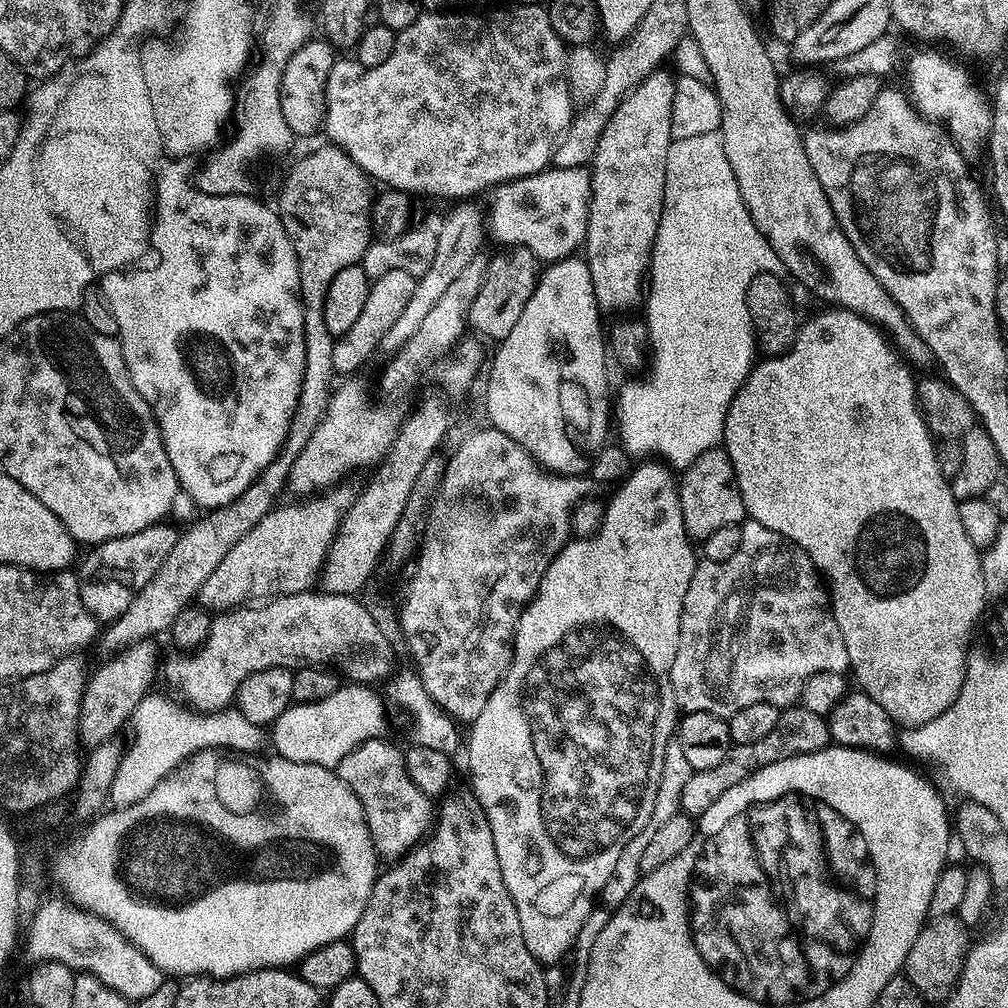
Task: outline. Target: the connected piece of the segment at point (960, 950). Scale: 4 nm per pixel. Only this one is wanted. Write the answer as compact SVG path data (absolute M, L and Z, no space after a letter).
M955 915L929 919L918 934L918 938L914 938L914 946L910 946L910 954L906 954L902 972L925 1001L944 1002L951 996L964 969L964 959L968 956L970 947L968 936L970 929Z

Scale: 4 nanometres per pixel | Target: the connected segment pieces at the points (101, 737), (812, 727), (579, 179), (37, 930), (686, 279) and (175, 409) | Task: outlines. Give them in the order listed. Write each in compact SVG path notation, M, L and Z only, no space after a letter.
M139 640L138 643L132 644L131 647L107 659L104 662L106 664L102 665L93 676L91 673L91 676L87 679L84 685L84 693L82 694L82 702L80 703L80 721L76 731L79 743L83 747L85 744L85 749L91 750L109 743L115 737L112 735L123 724L125 727L131 721L134 710L140 705L142 698L149 695L150 688L148 686L158 670L158 664L156 668L156 648L154 645L155 643L152 640Z
M789 706L781 711L777 725L764 738L758 742L746 745L733 744L732 748L718 762L718 766L710 766L710 770L698 770L686 781L686 786L682 786L682 798L680 799L680 812L689 818L698 818L730 790L730 786L738 786L750 774L762 770L762 766L774 766L774 762L782 762L786 758L794 758L802 754L814 754L818 750L829 747L830 737L828 734L827 719L810 710L799 706Z
M549 166L538 174L508 180L491 189L486 228L500 246L528 248L541 262L566 260L581 247L588 225L592 177L587 167Z
M68 898L45 899L38 914L34 914L34 922L26 929L26 936L33 961L57 960L74 970L94 974L94 978L106 982L110 990L118 990L118 994L133 1002L146 998L146 994L154 994L166 978L144 951L131 944L114 925Z
M719 131L695 135L692 138L682 138L681 140L673 140L670 150L666 154L666 190L664 191L664 209L662 210L662 218L660 219L660 225L658 226L658 234L656 235L656 241L652 247L652 263L650 265L650 283L646 288L646 304L648 300L648 316L646 315L646 323L648 325L648 338L646 341L647 347L650 349L650 359L647 361L646 369L648 373L645 374L641 380L628 380L620 388L620 393L615 393L614 396L614 428L620 431L620 437L618 437L618 443L620 447L625 448L628 451L629 456L633 458L644 458L649 454L655 454L663 461L666 461L673 469L683 470L689 468L698 458L698 454L706 454L706 450L717 447L723 441L724 438L724 423L726 422L726 414L728 413L728 407L730 402L738 394L738 390L744 381L748 379L748 373L752 371L754 367L754 361L758 356L758 345L756 343L756 331L752 328L752 319L750 318L750 310L748 309L748 303L746 302L746 292L748 287L754 278L760 274L774 274L778 277L785 275L784 264L780 261L780 255L775 252L770 246L770 242L763 234L758 230L758 226L754 222L754 218L750 218L750 210L746 206L746 202L742 198L742 194L738 190L738 182L734 178L734 170L730 170L730 158L726 158L726 150L724 149L724 140L720 137Z
M201 192L194 198L192 204L192 214L194 216L184 216L178 212L184 212L182 206L174 208L172 212L176 216L170 216L178 220L178 232L176 232L176 240L150 240L150 250L152 250L152 266L149 272L132 272L133 270L117 270L115 272L106 272L99 277L98 287L106 294L106 299L110 302L110 310L114 310L114 318L118 318L118 330L120 335L120 349L126 358L126 366L130 370L130 378L134 382L134 386L138 390L138 394L142 394L142 398L146 398L146 402L152 407L152 413L156 419L156 425L160 428L162 434L162 442L166 446L166 454L170 458L170 466L174 466L174 474L176 481L180 483L180 492L188 495L196 504L201 504L204 510L213 508L221 508L223 504L230 504L238 499L246 490L246 486L250 486L254 482L254 478L258 478L258 474L262 474L262 470L266 470L266 466L270 466L272 459L278 454L278 450L282 446L282 442L286 438L286 434L290 430L290 418L294 414L294 406L298 402L298 394L302 390L302 374L306 370L306 342L304 341L304 303L300 300L300 275L298 274L298 258L294 254L294 246L290 242L290 238L286 234L286 226L282 226L280 221L280 213L275 207L272 208L268 204L263 204L260 200L255 200L255 195L245 194L243 196L211 196L210 194L202 194Z

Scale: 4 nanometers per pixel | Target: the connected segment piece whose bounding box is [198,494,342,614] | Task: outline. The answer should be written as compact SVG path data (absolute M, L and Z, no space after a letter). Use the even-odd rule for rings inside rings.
M324 494L297 500L300 500L297 504L281 503L273 508L246 538L238 538L238 543L218 562L210 578L202 582L199 607L219 614L249 602L309 591L315 585L312 583L321 579L332 540L340 531L342 512Z

